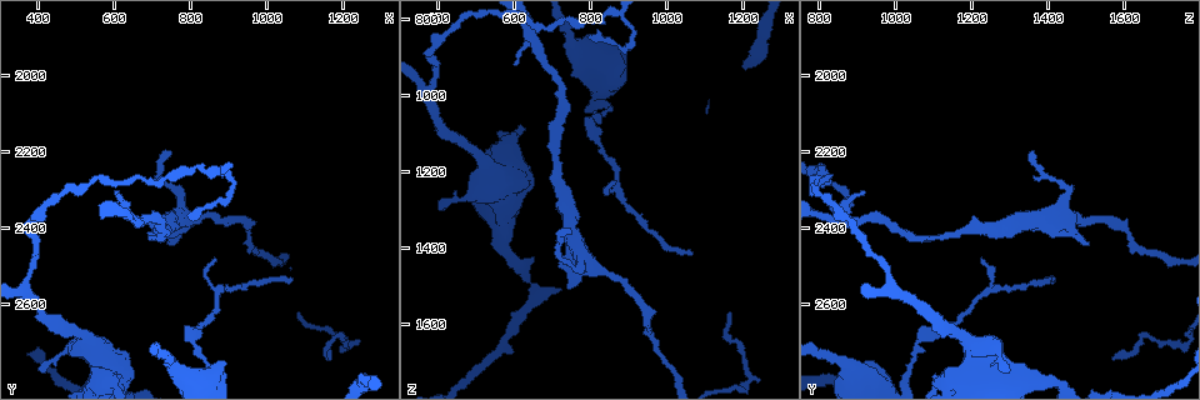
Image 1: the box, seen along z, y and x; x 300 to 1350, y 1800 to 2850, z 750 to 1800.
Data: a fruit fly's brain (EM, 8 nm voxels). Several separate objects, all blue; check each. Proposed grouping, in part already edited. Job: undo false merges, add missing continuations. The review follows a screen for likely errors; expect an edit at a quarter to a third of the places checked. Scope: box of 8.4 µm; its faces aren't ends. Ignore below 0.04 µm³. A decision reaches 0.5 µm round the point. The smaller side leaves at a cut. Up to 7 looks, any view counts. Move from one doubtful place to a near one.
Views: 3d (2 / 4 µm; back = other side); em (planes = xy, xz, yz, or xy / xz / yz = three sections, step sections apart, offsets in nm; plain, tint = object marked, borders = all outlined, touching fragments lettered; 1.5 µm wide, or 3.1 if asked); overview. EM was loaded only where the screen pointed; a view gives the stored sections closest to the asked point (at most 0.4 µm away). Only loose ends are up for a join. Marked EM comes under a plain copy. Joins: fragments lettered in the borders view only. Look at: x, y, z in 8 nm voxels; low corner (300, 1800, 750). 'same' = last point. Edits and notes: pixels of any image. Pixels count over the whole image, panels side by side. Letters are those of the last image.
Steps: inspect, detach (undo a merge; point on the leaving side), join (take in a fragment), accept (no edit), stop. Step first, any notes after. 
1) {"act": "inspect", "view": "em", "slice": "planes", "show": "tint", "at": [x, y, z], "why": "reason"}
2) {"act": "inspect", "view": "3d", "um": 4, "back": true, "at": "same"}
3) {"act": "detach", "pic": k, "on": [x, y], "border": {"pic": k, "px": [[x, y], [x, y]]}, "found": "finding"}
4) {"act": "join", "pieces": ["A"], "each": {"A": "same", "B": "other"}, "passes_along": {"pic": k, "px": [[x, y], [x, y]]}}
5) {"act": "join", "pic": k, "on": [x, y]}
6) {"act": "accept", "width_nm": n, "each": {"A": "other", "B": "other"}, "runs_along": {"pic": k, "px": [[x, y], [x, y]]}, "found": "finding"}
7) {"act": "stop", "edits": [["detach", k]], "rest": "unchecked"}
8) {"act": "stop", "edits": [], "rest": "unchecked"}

{"act": "inspect", "view": "3d", "um": 4, "back": true, "at": [730, 2735, 825], "why": "calibre changes"}

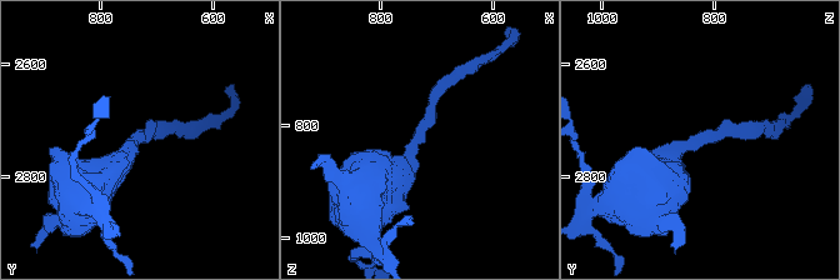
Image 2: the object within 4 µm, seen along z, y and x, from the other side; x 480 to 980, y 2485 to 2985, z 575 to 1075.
{"act": "inspect", "view": "em", "slice": "planes", "show": "tint", "at": [735, 2730, 820]}

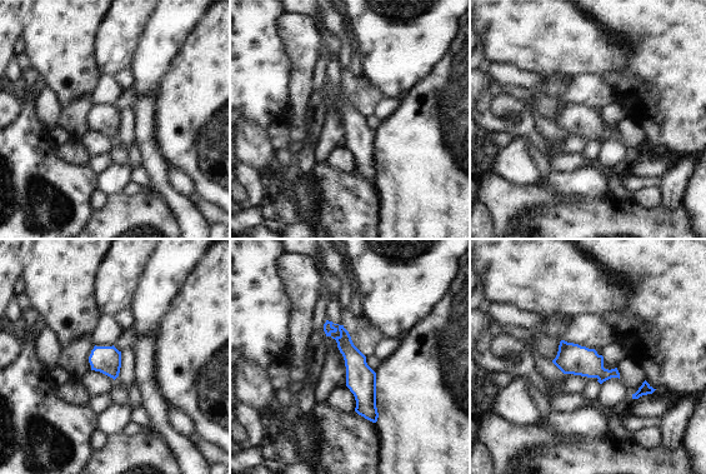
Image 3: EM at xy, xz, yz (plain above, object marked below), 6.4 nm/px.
{"act": "inspect", "view": "em", "slice": "planes", "show": "borders", "at": "same"}

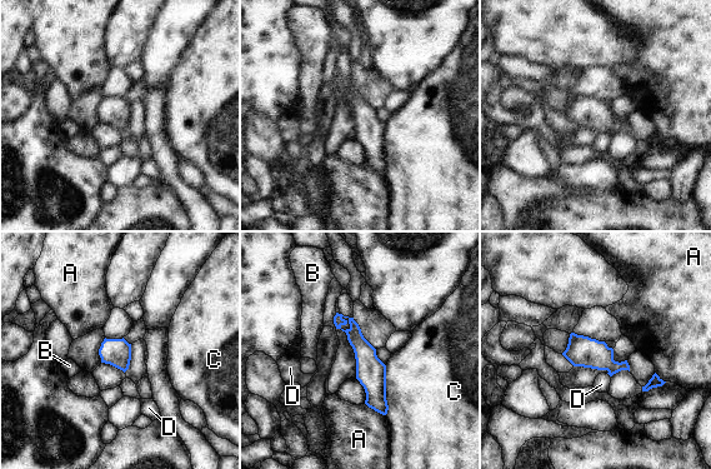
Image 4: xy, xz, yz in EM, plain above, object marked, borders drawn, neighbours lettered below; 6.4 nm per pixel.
{"act": "accept", "width_nm": 150, "each": {"A": "other", "B": "other", "C": "other", "D": "other"}, "border": {"pic": 4, "px": [[364, 403], [385, 415]]}, "found": "continuous, no second cell"}

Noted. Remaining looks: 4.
{"act": "inspect", "view": "em", "slice": "planes", "show": "borders", "at": [850, 2790, 1030], "why": "calibre changes"}

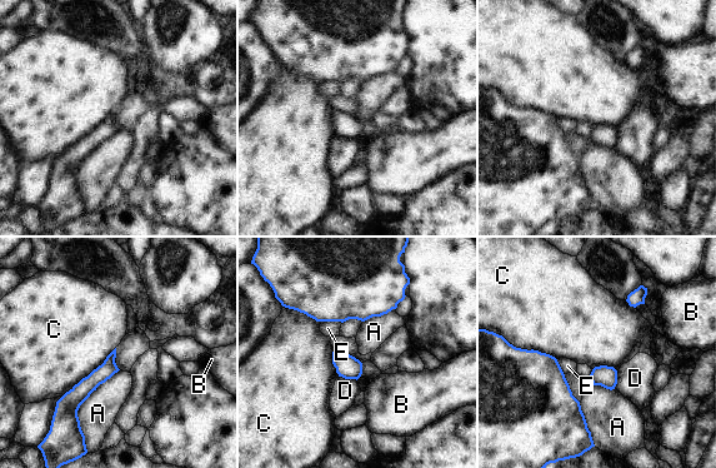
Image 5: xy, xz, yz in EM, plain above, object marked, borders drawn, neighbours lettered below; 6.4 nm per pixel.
{"act": "accept", "width_nm": 100, "each": {"A": "other", "B": "other", "C": "other", "D": "other", "E": "other"}, "border": {"pic": 5, "px": [[115, 347], [100, 364], [61, 397]]}, "found": "one cell here"}

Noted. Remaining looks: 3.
{"act": "inspect", "view": "3d", "um": 4, "at": [600, 2300, 920], "why": "thin end"}

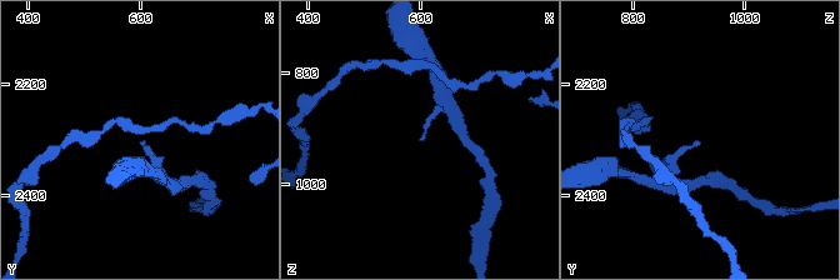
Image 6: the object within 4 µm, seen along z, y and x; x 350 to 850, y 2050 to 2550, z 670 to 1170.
{"act": "inspect", "view": "em", "slice": "xz", "step": 4, "show": "borders", "at": [600, 2300, 920]}

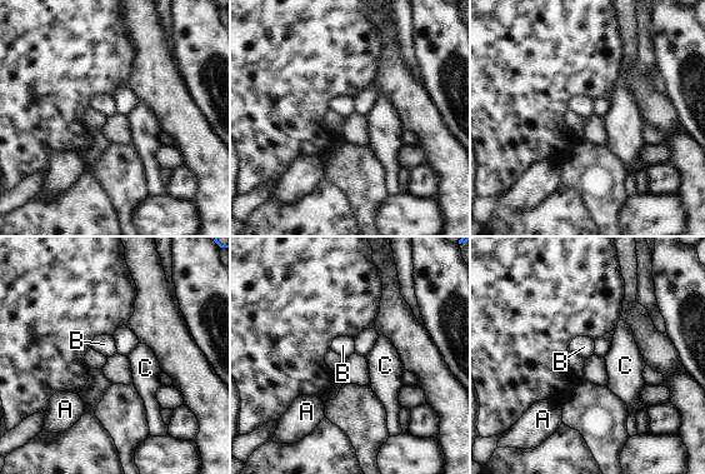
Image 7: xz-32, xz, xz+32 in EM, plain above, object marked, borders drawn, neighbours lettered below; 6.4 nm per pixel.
{"act": "inspect", "view": "em", "slice": "planes", "show": "borders", "at": "same"}

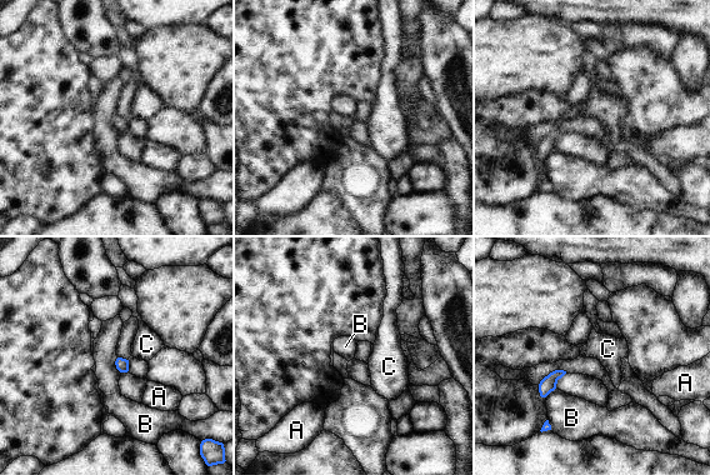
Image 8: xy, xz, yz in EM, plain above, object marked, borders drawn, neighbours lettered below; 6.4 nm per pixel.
{"act": "accept", "longest_contact_nm": ["B", 110], "each": {"A": "other", "B": "other", "C": "other"}, "found": "none of them fits"}

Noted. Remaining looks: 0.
{"act": "stop", "edits": [], "rest": "unchecked"}

